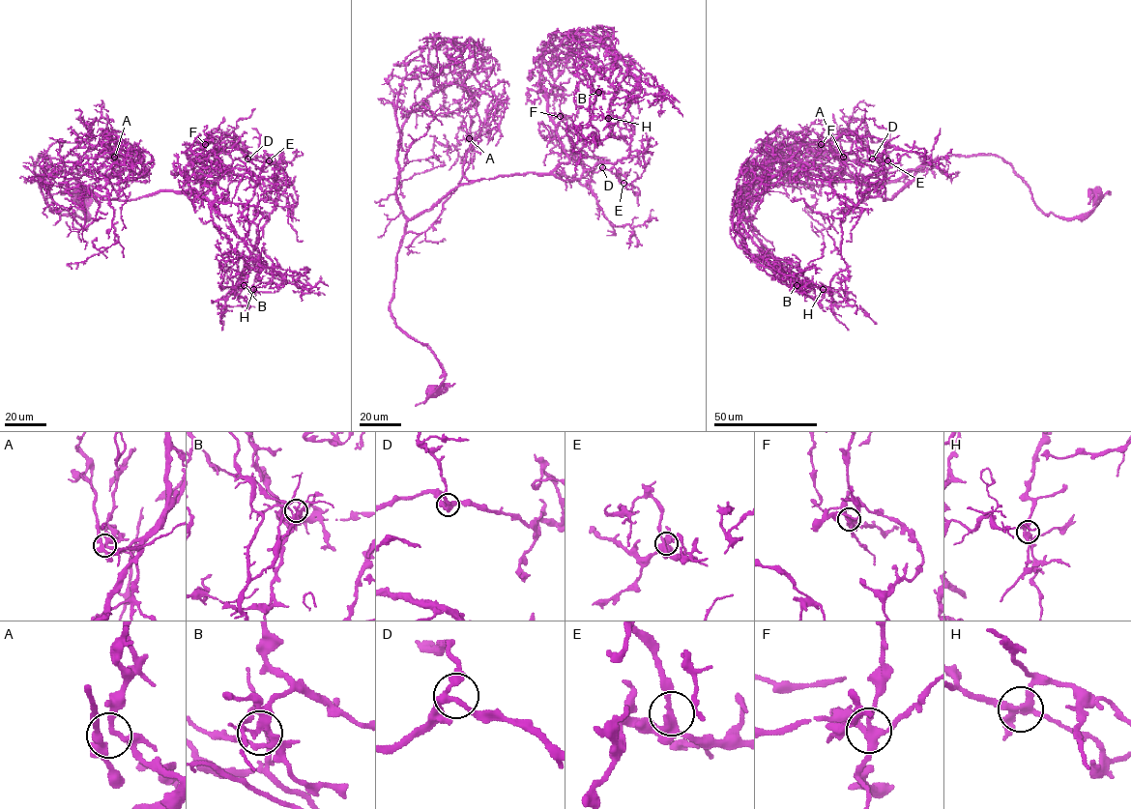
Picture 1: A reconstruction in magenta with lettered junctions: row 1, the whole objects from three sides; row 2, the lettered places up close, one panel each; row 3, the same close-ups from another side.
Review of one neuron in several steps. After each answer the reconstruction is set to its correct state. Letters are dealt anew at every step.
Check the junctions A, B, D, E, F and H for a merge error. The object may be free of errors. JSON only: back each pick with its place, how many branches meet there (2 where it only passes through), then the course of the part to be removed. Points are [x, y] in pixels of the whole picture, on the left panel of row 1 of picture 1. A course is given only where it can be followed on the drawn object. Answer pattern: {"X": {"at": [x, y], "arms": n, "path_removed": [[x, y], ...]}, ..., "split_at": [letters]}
{"B": {"at": [244, 285], "arms": 5, "path_removed": [[244, 285], [237, 285], [233, 298], [238, 294], [238, 279], [247, 266]]}, "split_at": ["B"]}

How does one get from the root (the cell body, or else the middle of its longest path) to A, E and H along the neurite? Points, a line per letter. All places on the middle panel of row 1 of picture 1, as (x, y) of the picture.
A: (435, 390), (445, 372), (396, 325), (390, 304), (406, 223), (472, 182), (463, 173), (469, 138)
E: (435, 390), (445, 374), (436, 355), (390, 309), (406, 223), (482, 179), (574, 180), (603, 168), (623, 183)
H: (435, 390), (390, 309), (406, 223), (568, 161), (539, 79), (565, 33), (608, 118)

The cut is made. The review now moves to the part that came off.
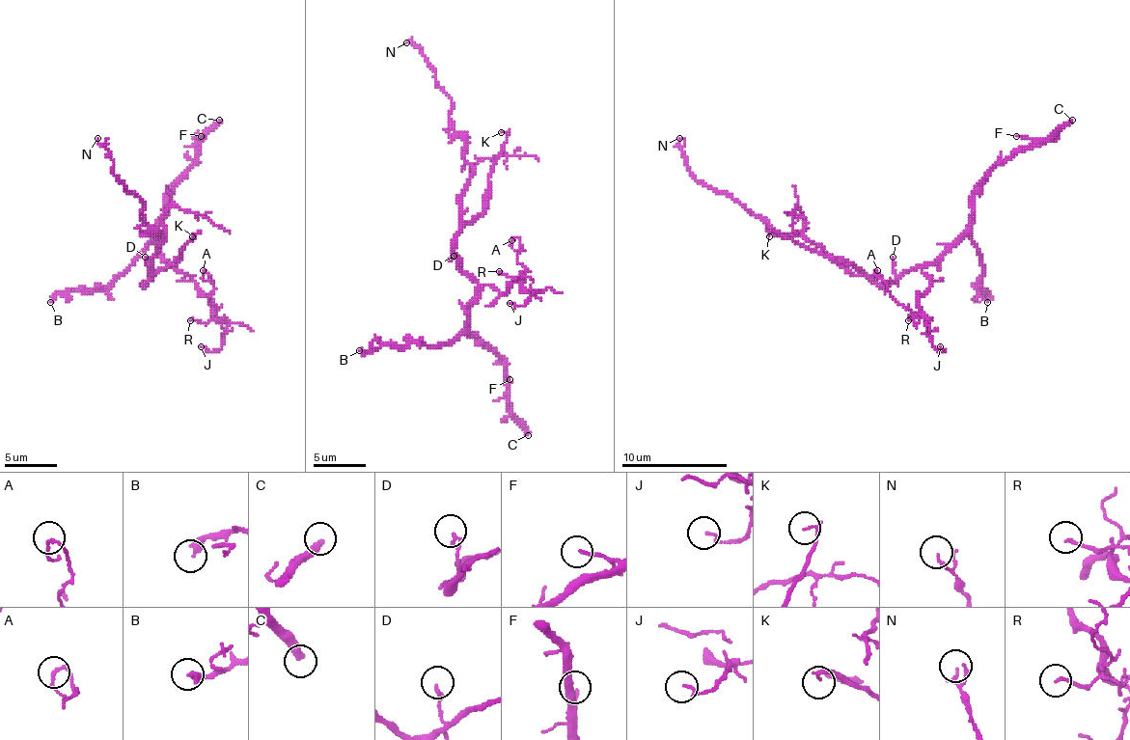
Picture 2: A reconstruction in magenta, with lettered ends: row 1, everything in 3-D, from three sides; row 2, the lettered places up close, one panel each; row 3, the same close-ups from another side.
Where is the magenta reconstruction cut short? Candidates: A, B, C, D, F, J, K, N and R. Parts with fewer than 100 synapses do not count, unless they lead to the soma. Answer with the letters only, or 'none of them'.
C

